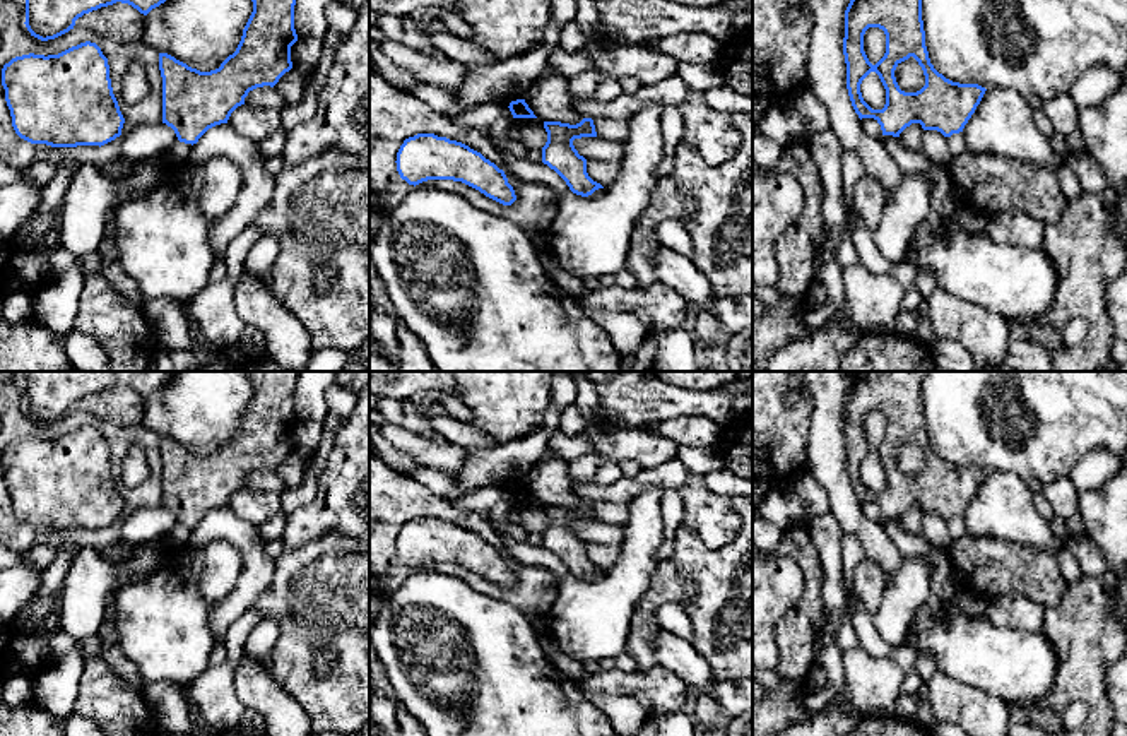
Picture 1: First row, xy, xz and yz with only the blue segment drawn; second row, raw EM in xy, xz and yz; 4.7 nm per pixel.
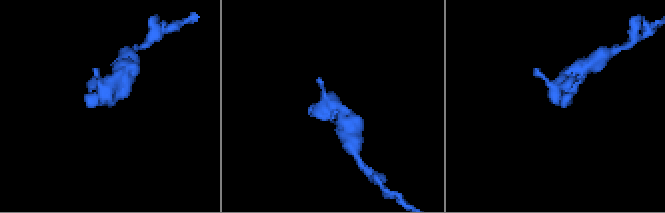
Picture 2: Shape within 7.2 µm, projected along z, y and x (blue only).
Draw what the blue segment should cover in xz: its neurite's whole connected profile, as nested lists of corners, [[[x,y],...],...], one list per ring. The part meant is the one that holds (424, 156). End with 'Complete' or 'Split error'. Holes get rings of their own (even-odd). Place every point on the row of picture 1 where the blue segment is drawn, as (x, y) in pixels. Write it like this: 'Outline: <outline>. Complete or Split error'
Outline: [[[434,134],[409,137],[400,145],[395,163],[400,178],[414,187],[428,180],[453,180],[503,205],[516,200],[503,169],[481,152],[446,137]]]. Complete

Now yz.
Outline: [[[850,0],[845,10],[843,55],[847,89],[859,118],[874,118],[882,135],[900,137],[912,123],[937,130],[944,137],[963,132],[980,104],[985,87],[946,79],[930,63],[925,46],[922,0]],[[879,27],[886,34],[886,53],[872,65],[864,51],[864,34]],[[913,56],[923,70],[925,86],[917,92],[900,89],[894,70]],[[876,72],[886,89],[882,110],[872,110],[860,84]]]. Complete

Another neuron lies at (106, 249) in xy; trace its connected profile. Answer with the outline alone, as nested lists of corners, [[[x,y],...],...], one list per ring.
[[[116,205],[109,211],[106,228],[104,228],[104,240],[99,246],[101,257],[104,262],[118,262],[115,243],[113,243],[113,233],[115,233],[115,224],[113,224],[113,212]]]

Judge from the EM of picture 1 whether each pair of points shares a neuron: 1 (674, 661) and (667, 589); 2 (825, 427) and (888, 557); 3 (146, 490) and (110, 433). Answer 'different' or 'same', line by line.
1: different
2: same
3: same

